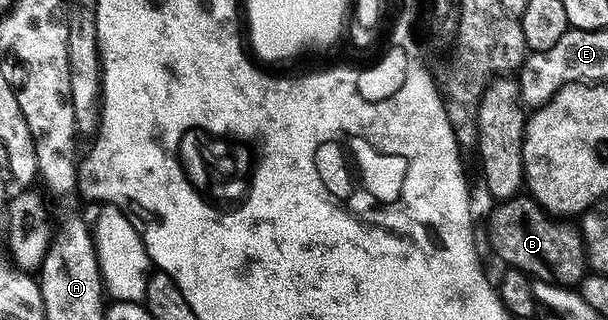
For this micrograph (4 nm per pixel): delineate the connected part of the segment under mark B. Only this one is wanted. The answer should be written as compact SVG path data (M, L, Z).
M515 196L499 201L495 206L498 207L488 217L491 244L496 258L507 262L507 267L524 272L531 279L539 278L571 288L587 277L587 250L583 237L566 223L569 221L555 220L529 196Z

